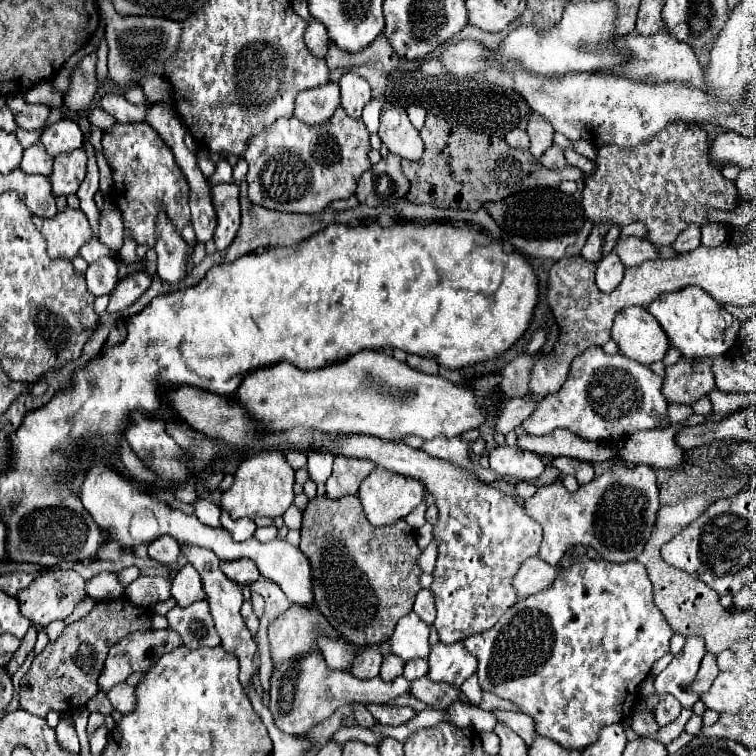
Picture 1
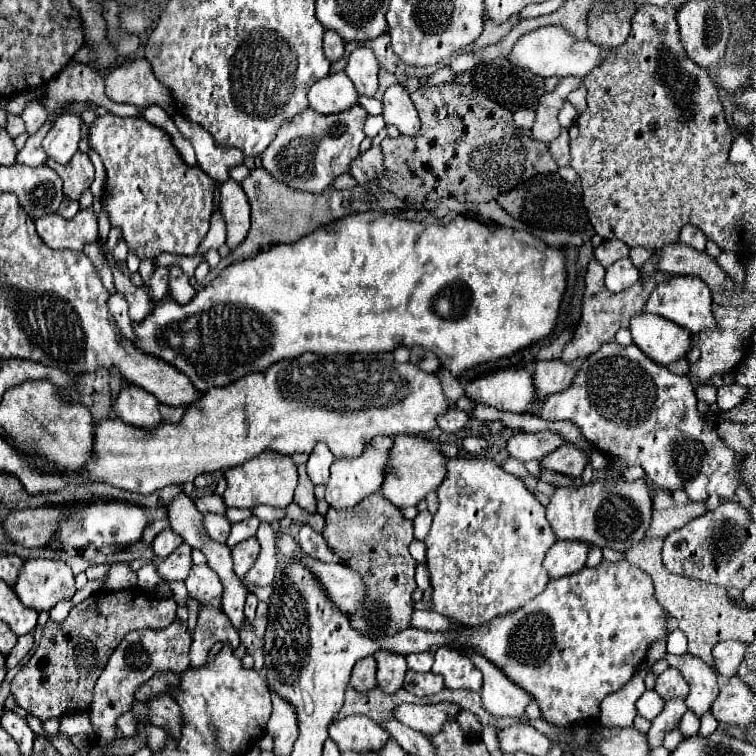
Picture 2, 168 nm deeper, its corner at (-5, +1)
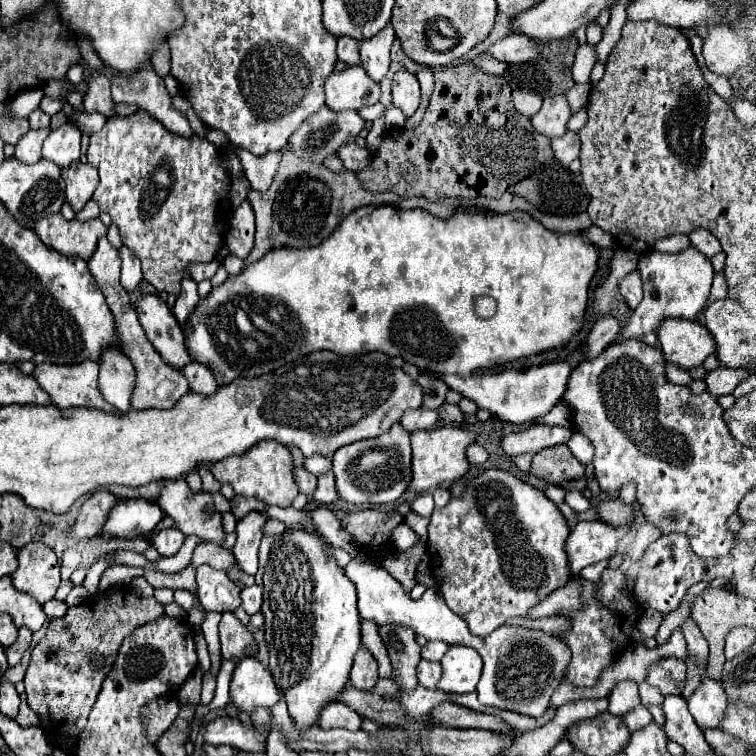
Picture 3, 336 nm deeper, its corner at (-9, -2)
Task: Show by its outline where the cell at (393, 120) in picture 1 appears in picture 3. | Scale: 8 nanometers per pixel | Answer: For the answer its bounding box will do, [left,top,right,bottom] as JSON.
[393,71,419,117]

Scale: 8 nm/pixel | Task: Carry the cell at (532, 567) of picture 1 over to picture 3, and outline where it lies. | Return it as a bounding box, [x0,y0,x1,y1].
[565,521,627,577]

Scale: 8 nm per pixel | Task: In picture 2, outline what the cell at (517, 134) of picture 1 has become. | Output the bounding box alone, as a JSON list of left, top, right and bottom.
[513,108,535,128]

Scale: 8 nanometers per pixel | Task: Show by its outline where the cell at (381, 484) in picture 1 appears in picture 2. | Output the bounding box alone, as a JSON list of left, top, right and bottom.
[383,436,447,506]

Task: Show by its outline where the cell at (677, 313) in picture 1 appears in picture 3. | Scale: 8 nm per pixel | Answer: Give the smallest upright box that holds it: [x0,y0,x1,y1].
[621,247,713,339]

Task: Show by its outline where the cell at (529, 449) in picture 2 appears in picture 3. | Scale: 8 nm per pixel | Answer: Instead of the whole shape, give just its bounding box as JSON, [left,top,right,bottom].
[501,425,573,455]

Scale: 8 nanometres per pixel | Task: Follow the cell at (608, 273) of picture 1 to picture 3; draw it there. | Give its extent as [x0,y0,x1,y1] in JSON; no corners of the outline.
[619,269,643,309]

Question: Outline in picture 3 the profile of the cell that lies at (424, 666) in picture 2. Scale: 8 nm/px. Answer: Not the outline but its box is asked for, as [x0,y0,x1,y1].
[421,641,449,663]

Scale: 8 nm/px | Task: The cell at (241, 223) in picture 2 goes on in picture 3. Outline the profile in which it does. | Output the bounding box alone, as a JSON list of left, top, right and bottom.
[225,201,255,259]

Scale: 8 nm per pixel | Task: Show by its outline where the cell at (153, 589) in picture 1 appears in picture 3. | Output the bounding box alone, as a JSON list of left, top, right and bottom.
[191,543,235,571]

